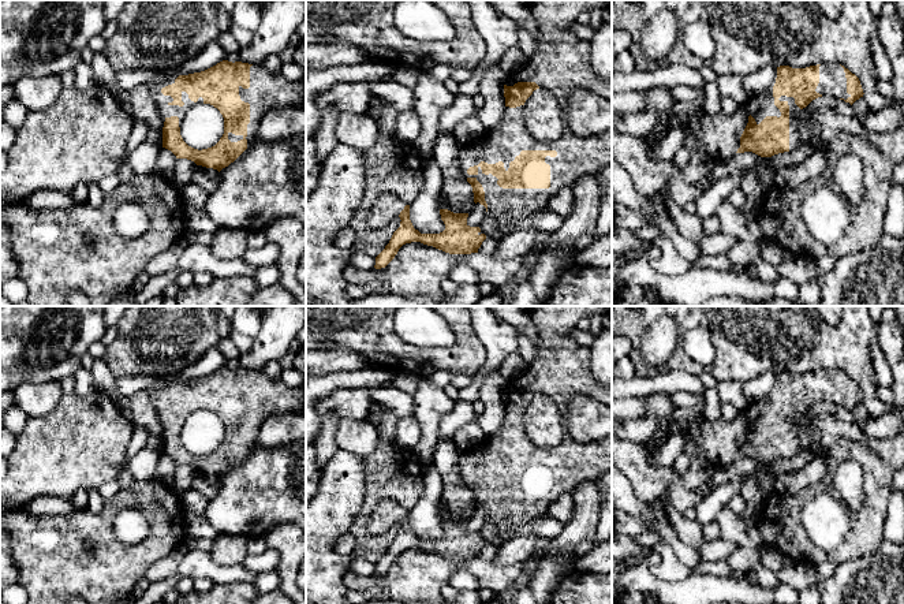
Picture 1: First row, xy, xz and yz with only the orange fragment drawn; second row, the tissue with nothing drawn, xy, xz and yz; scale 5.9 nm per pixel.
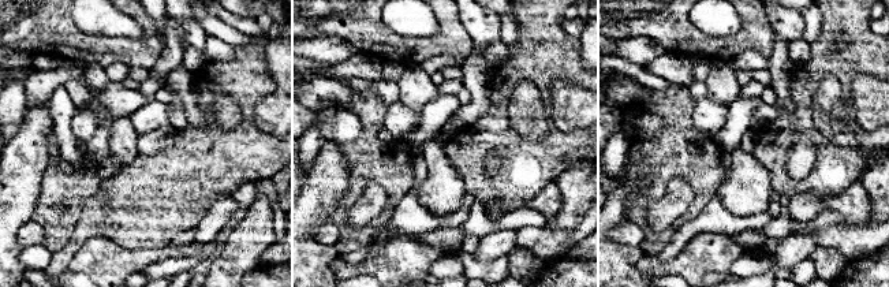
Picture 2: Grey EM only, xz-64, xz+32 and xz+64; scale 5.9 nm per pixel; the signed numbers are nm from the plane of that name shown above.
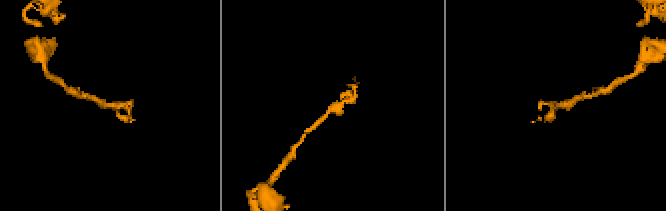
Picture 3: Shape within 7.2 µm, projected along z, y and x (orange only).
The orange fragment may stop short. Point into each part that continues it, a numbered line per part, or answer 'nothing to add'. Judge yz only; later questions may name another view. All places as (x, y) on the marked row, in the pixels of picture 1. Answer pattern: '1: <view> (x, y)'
1: yz (718, 140)

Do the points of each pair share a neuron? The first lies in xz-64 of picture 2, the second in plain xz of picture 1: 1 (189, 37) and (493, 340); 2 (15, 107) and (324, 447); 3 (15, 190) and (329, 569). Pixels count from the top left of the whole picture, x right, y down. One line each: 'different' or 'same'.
1: same
2: same
3: same

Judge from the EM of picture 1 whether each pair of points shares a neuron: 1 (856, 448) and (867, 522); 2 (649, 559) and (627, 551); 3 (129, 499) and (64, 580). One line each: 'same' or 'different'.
1: same
2: same
3: same

